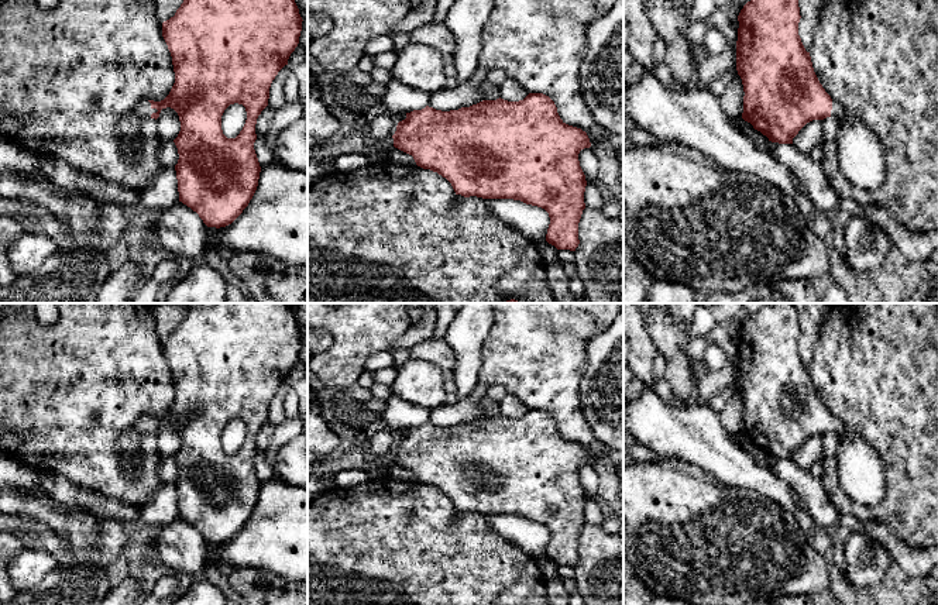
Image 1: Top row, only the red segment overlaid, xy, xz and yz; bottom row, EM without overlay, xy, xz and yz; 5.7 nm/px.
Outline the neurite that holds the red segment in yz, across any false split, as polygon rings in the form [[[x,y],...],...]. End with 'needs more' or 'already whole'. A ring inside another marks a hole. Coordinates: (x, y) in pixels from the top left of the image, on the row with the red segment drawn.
[[[750,0],[738,16],[736,71],[743,85],[742,118],[772,142],[793,144],[798,131],[812,120],[834,117],[841,123],[836,155],[842,175],[852,185],[879,189],[887,175],[884,148],[876,134],[846,110],[820,83],[798,35],[798,0]]]; needs more

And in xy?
[[[183,0],[175,16],[162,23],[162,37],[172,56],[175,83],[161,100],[141,100],[131,114],[118,123],[123,151],[134,155],[141,147],[141,120],[158,118],[162,109],[173,109],[181,121],[181,131],[173,140],[179,159],[175,165],[179,202],[199,214],[207,227],[231,224],[248,206],[260,179],[261,166],[254,149],[255,124],[268,106],[269,87],[278,72],[288,65],[299,44],[302,17],[295,0]],[[230,104],[243,104],[247,120],[236,138],[227,138],[221,130],[221,116]]]; needs more

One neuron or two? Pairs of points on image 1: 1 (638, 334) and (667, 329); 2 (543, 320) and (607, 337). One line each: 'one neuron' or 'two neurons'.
1: two neurons
2: two neurons

